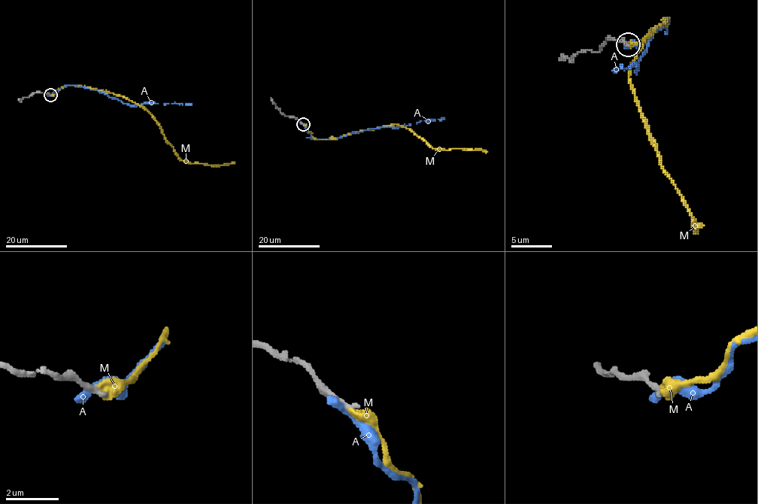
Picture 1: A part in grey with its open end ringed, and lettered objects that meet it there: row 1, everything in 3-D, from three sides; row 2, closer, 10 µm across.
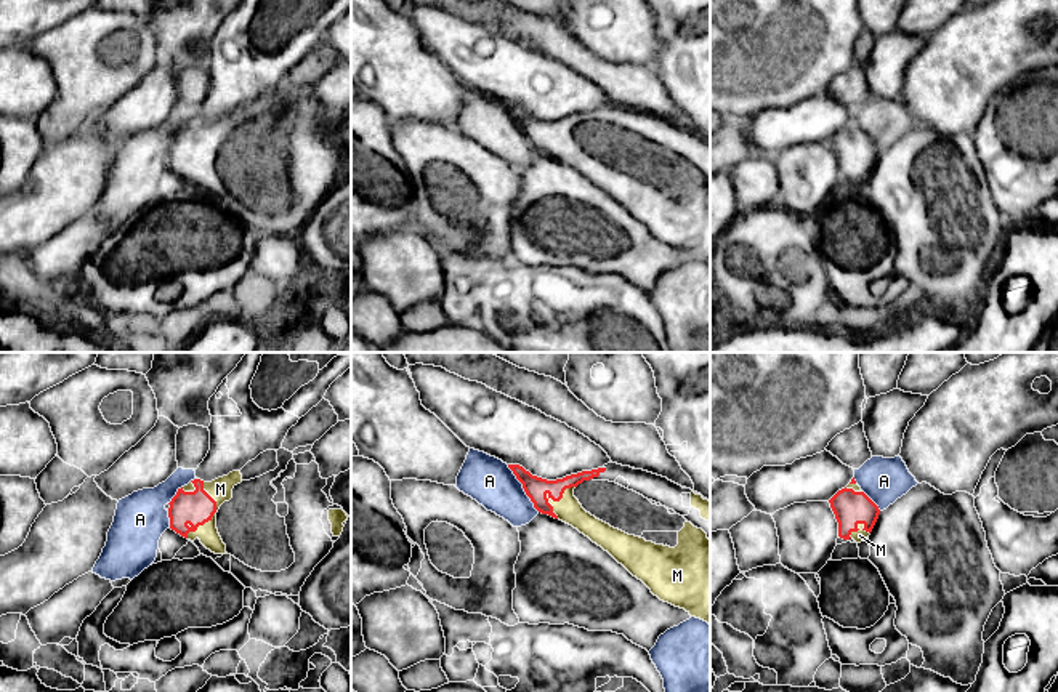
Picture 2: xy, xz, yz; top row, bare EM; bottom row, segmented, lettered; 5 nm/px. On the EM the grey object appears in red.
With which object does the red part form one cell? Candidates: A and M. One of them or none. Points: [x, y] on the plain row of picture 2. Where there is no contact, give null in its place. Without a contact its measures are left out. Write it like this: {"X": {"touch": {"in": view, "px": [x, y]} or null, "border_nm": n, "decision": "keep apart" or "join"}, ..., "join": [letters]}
{"A": {"touch": {"in": "xz", "px": [523, 128]}, "border_nm": 280, "decision": "keep apart"}, "M": {"touch": {"in": "xy", "px": [215, 152]}, "border_nm": 300, "decision": "join"}, "join": ["M"]}

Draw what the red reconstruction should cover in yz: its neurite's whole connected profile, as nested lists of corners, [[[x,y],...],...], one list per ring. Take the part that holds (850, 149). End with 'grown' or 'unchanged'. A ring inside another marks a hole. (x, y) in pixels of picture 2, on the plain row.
[[[854,119],[830,141],[838,163],[838,178],[856,184],[867,181],[880,155],[878,147],[861,131]]]; grown

